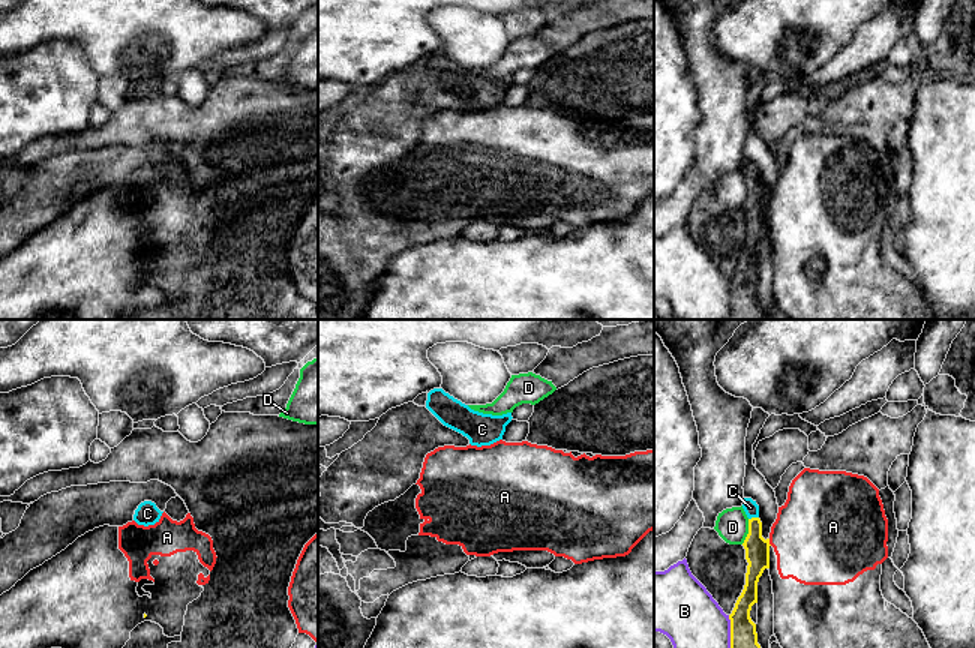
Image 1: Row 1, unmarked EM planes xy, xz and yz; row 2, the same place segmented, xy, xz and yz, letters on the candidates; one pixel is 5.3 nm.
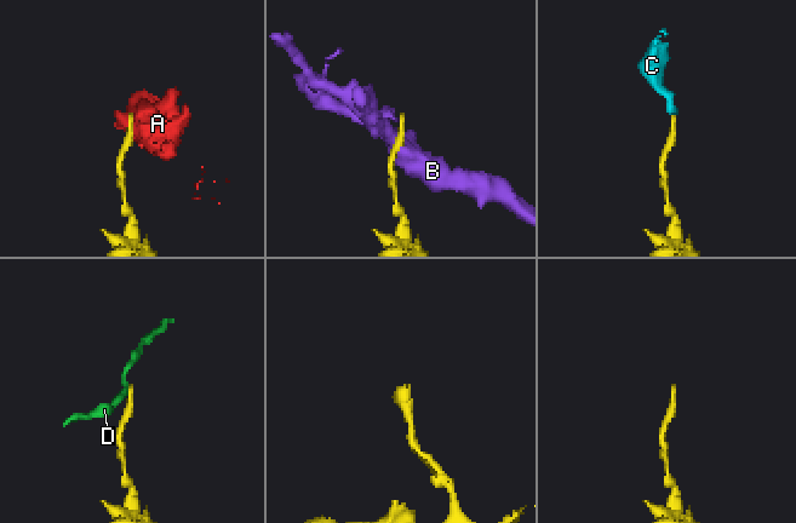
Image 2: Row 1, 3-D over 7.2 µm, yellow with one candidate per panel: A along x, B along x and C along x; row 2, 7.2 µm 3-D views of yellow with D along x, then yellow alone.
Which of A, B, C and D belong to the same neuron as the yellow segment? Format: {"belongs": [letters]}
{"belongs": ["C"]}

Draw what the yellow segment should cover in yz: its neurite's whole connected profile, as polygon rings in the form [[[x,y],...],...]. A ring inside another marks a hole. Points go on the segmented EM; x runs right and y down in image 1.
[[[752,498],[742,500],[742,508],[748,518],[748,534],[742,543],[748,562],[746,585],[738,597],[730,620],[730,648],[760,648],[758,644],[756,624],[750,610],[758,603],[758,582],[765,568],[770,568],[770,538],[762,537],[759,506]]]

